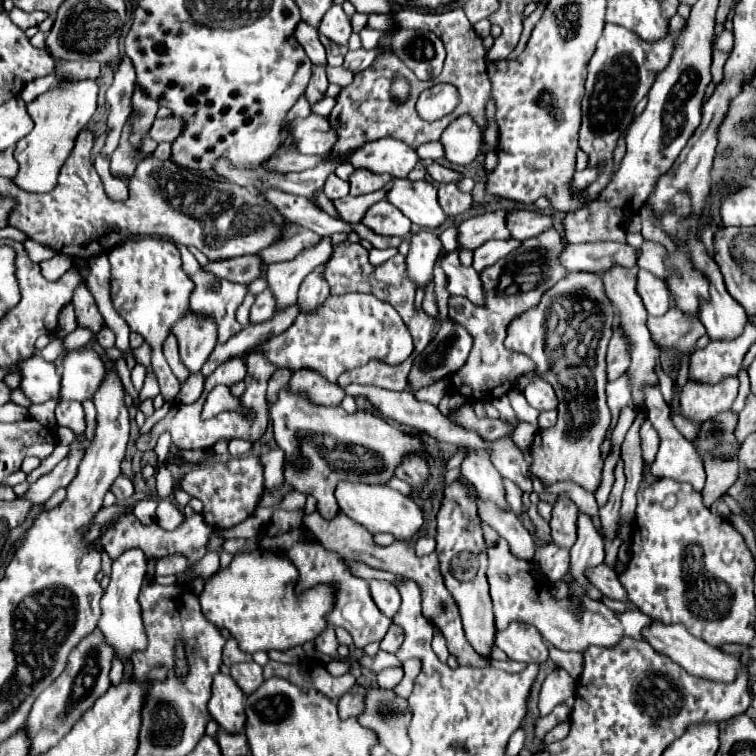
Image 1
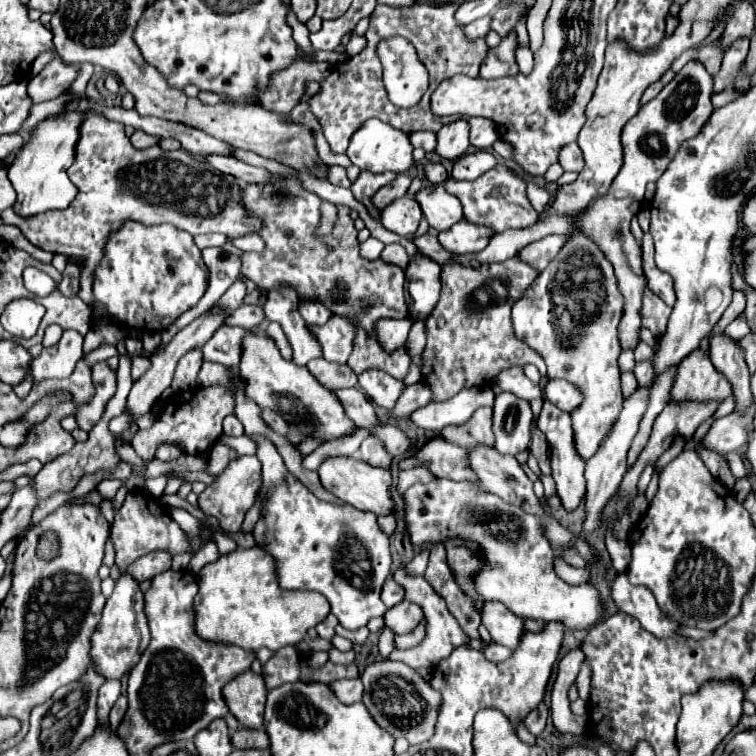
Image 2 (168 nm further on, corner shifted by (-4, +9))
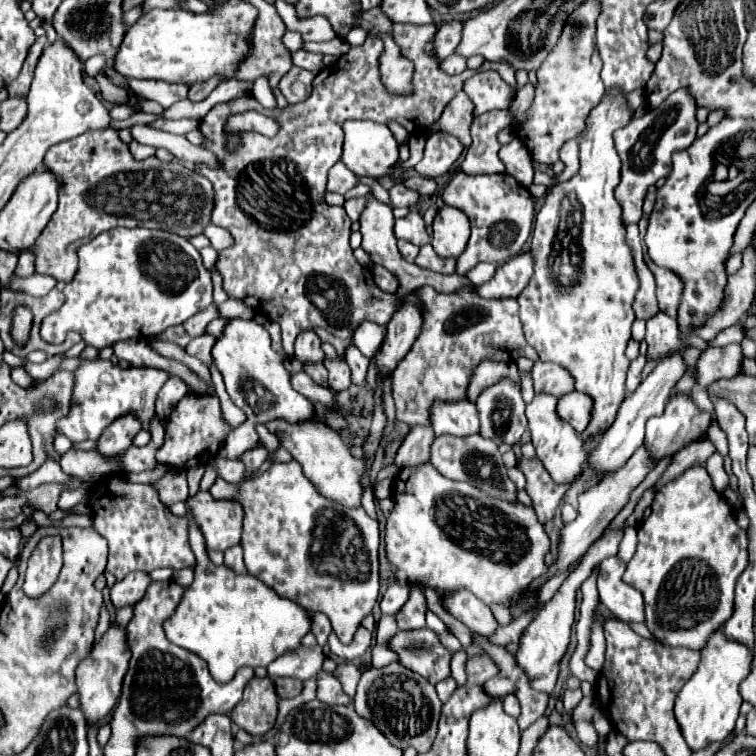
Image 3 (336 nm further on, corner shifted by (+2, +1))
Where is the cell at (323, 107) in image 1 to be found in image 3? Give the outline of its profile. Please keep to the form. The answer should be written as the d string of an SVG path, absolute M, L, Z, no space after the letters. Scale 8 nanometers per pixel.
M292 66L290 72L286 72L286 76L282 76L282 80L280 80L280 90L286 96L286 100L290 104L302 102L310 94L314 76L316 76L314 72L308 72L308 70Z

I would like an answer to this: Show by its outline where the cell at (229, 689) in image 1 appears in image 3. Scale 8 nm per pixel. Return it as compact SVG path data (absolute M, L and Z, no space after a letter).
M252 678L242 700L230 712L234 724L260 738L266 734L278 716L278 694L270 678Z

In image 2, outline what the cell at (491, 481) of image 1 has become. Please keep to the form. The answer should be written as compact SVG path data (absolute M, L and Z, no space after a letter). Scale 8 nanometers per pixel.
M478 408L472 418L460 426L446 426L442 436L466 450L474 450L478 446L494 446L492 434L492 408Z

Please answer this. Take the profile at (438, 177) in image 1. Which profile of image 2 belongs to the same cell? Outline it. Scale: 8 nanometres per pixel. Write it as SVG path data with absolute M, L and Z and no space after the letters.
M430 162L430 164L426 164L424 166L424 174L426 174L426 180L430 182L430 184L444 184L446 182L446 178L448 178L448 172L446 172L446 168L442 166L442 164L434 164L434 162Z

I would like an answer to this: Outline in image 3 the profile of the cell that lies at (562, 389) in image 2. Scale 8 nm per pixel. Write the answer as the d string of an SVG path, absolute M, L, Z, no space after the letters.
M570 392L566 396L560 398L560 406L558 406L558 414L572 424L572 428L576 430L576 434L582 434L590 422L590 414L592 414L592 398L588 394L582 392Z

